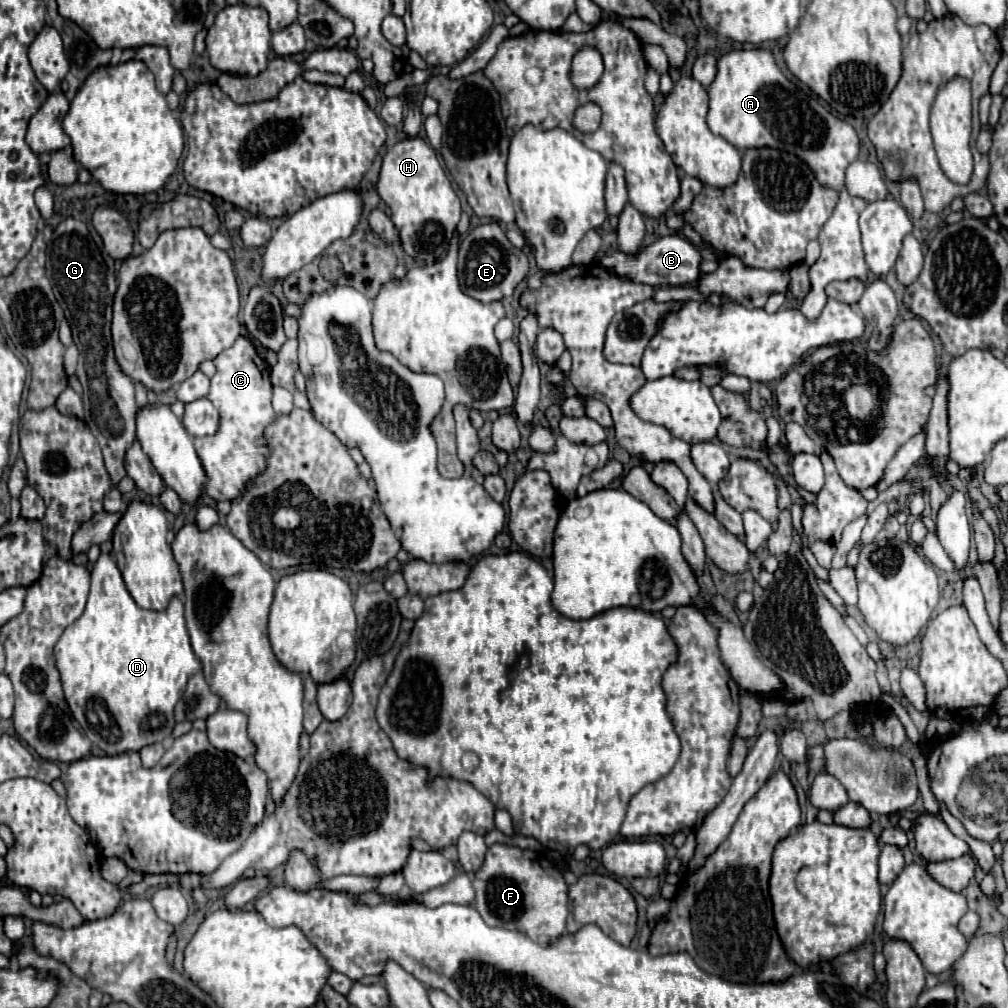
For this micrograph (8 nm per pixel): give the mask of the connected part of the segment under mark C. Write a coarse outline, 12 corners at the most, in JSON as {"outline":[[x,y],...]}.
{"outline":[[244,336],[214,358],[204,494],[234,500],[266,466],[270,366]]}

